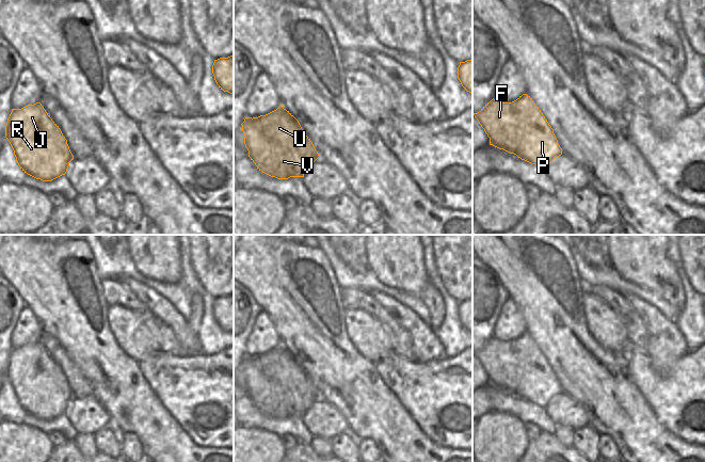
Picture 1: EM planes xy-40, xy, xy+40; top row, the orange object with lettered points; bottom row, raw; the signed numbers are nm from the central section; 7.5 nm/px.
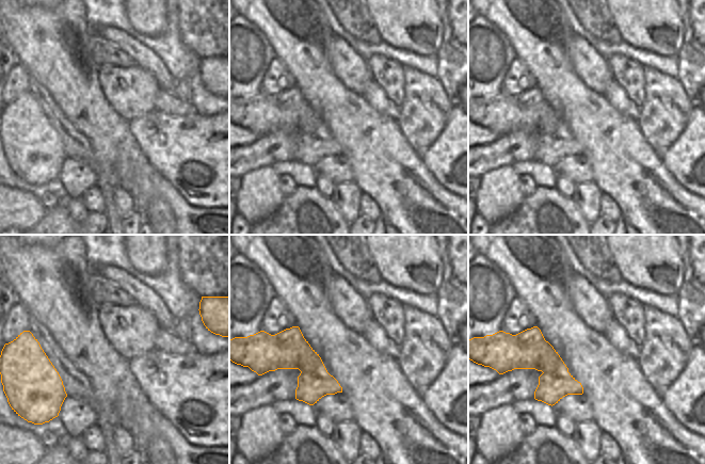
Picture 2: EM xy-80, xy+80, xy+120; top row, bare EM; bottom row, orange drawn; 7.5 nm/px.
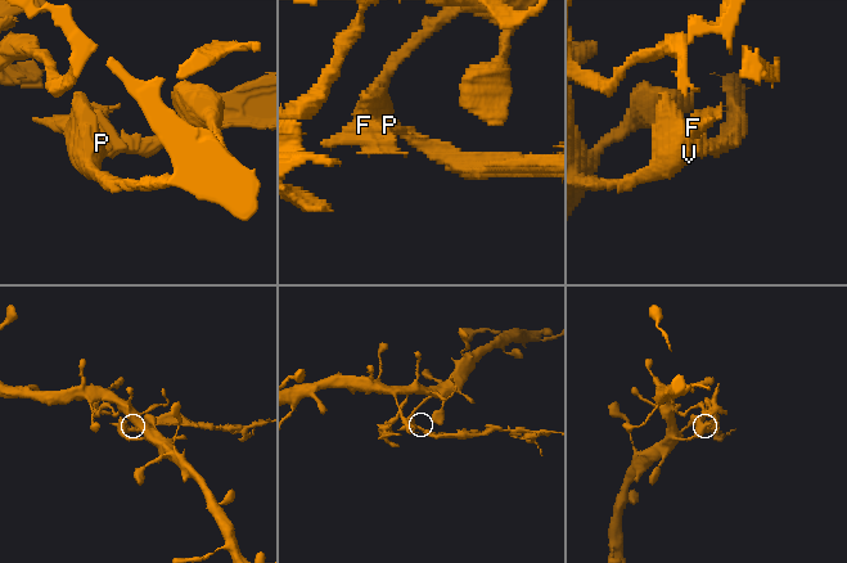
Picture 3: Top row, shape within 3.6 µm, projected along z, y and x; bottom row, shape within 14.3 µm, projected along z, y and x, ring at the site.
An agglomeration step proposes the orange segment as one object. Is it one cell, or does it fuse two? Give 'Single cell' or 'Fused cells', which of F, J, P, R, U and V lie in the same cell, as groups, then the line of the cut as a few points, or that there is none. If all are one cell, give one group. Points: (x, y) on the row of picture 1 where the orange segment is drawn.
Fused cells. Groups: F P U / J R V. Split along xy+40 (483, 128), (496, 126), (547, 165)

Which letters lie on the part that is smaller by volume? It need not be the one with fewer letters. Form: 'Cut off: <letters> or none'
Cut off: F, P, U

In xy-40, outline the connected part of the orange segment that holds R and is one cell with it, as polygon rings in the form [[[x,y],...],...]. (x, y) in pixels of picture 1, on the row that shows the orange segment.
[[[41,102],[12,109],[5,138],[18,165],[28,175],[51,181],[66,174],[73,154],[61,129]]]

